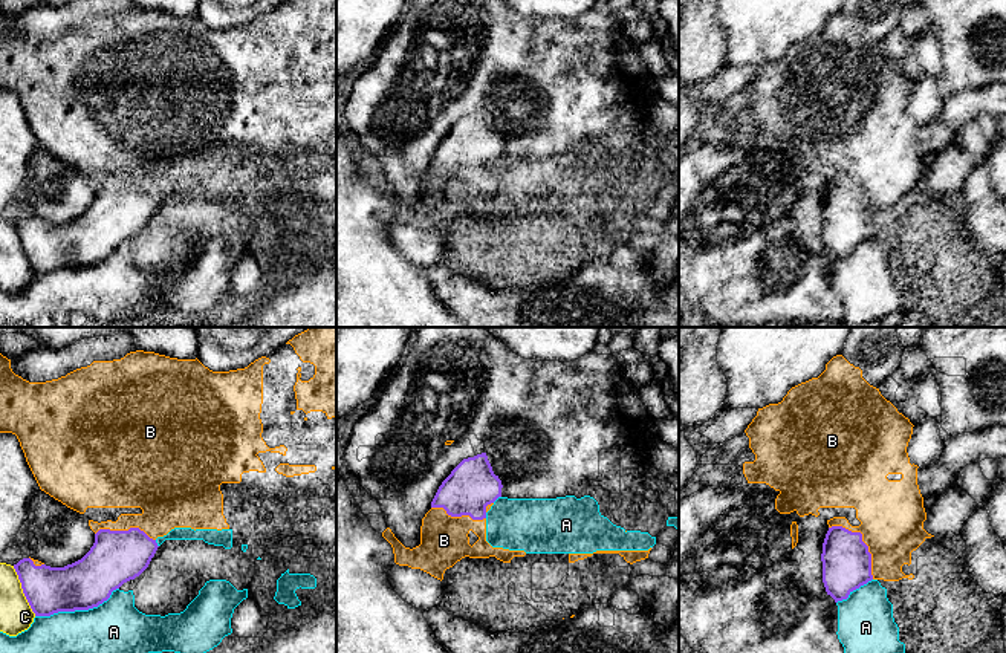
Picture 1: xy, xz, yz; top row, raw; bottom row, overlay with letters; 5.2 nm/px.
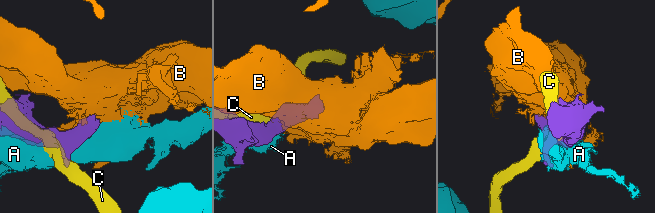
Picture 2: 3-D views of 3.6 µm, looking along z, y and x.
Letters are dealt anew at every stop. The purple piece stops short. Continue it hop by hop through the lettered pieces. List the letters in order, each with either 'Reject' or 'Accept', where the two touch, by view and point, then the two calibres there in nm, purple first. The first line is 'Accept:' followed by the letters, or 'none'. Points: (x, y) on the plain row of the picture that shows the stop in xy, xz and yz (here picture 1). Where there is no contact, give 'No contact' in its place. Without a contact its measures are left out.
Accept: none
A: Reject. Touches purple at xy (77, 266). Thickness 260 nm (purple) against 320 nm
B: Reject. Touches purple at yz (861, 198). Thickness 260 nm (purple) against 340 nm
C: Reject. Touches purple at xy (23, 248). Thickness 240 nm (purple) against 180 nm

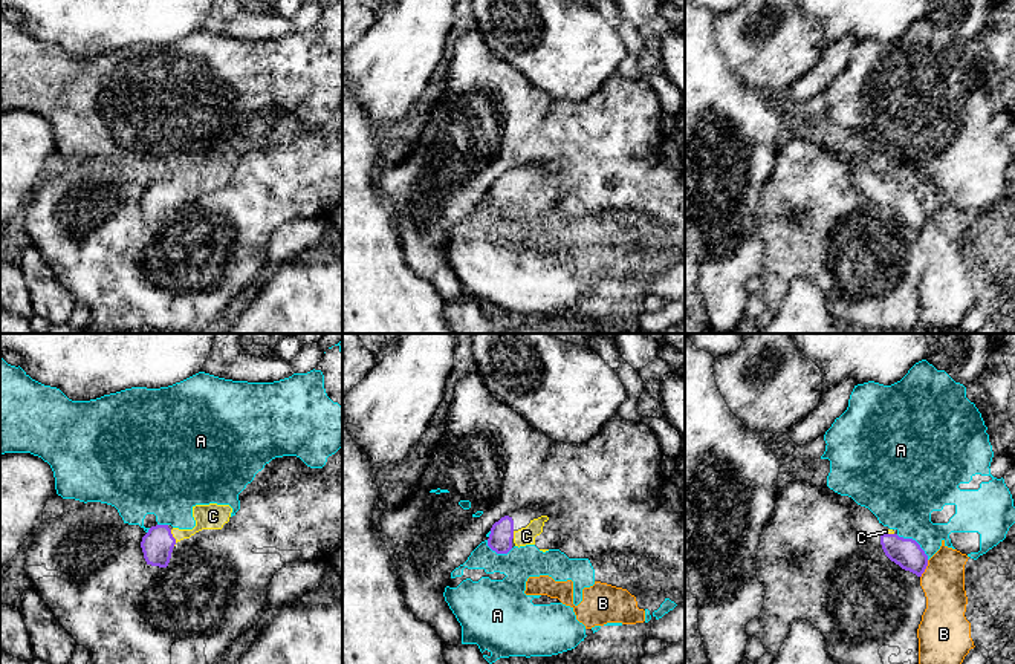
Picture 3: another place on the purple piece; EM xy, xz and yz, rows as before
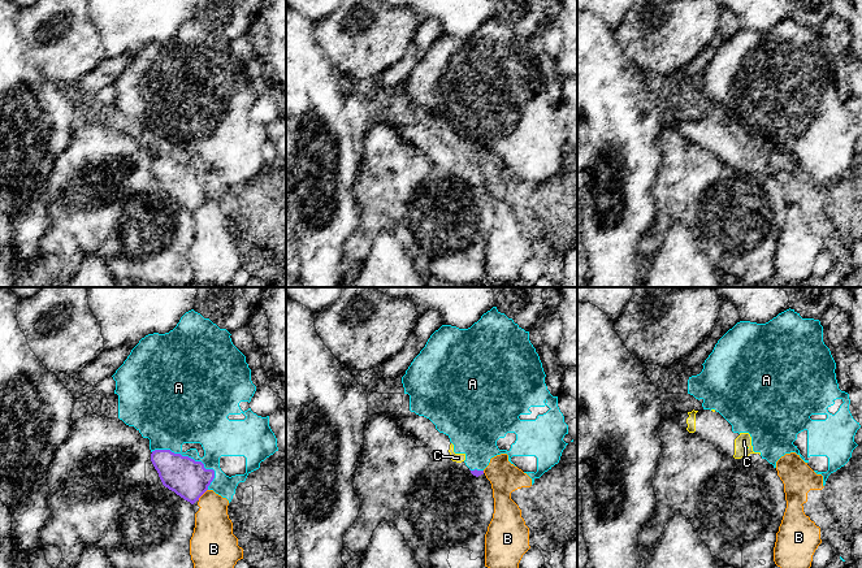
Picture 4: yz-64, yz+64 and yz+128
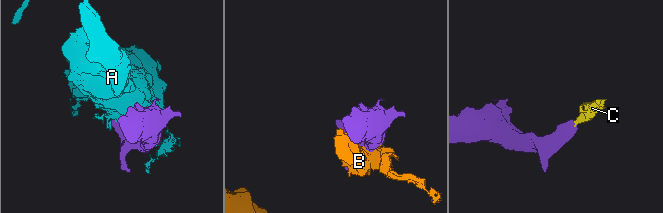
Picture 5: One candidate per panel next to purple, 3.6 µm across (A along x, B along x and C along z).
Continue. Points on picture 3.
Accept: C
A: Reject. Touches purple at yz (914, 198). Thickness 160 nm (purple) against 360 nm
B: Reject. Touches purple at yz (924, 227). Thickness 160 nm (purple) against 220 nm
C: Accept. Touches purple at xy (173, 195). Thickness 170 nm (purple) against 140 nm

